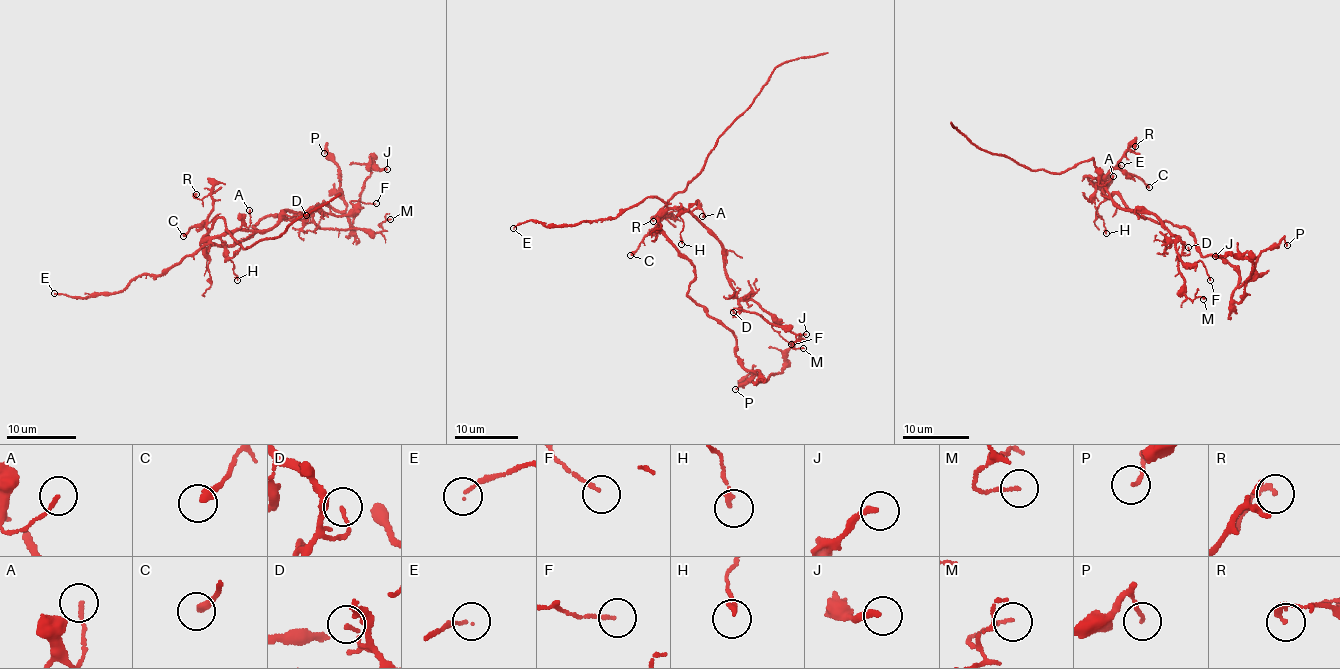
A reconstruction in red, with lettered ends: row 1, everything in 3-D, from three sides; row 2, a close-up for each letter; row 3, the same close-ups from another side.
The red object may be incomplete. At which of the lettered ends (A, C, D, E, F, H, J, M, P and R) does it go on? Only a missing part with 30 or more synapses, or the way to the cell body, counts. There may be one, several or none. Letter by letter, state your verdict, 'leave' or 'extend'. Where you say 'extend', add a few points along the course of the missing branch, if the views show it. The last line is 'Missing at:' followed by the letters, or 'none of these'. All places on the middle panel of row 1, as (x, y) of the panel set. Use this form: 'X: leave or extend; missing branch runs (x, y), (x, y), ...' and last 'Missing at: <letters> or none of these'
A: leave
C: leave
D: leave
E: leave
F: leave
H: leave
J: leave
M: leave
P: leave
R: leave
Missing at: none of these

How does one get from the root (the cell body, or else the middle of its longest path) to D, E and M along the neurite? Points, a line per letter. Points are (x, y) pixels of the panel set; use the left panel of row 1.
D: (224, 246), (210, 247), (205, 253), (210, 239), (271, 227), (285, 208), (312, 214), (313, 221), (306, 215)
E: (224, 246), (210, 247), (207, 255), (205, 242), (164, 273), (138, 275), (117, 292), (54, 293)
M: (224, 246), (205, 253), (210, 239), (271, 227), (285, 208), (312, 214), (321, 228), (381, 232), (390, 219)

